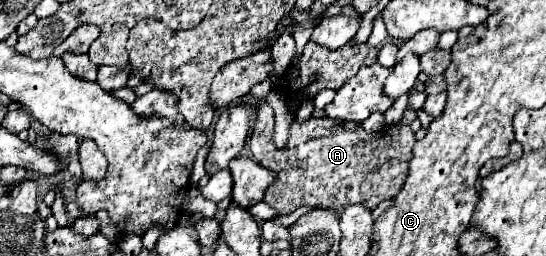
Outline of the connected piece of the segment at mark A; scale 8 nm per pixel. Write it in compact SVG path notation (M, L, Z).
M261 104L249 136L249 148L263 168L277 174L277 180L265 190L263 202L277 208L279 214L289 214L291 202L335 210L345 210L351 204L375 208L379 202L393 198L401 190L407 160L415 146L415 134L407 124L391 124L379 132L365 132L363 126L347 130L331 118L309 118L301 124L293 120L285 148L275 146L273 132L273 110L267 104Z

